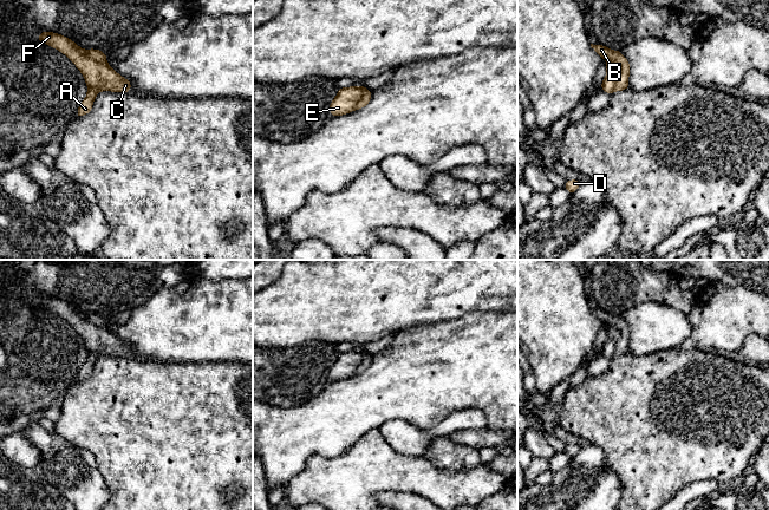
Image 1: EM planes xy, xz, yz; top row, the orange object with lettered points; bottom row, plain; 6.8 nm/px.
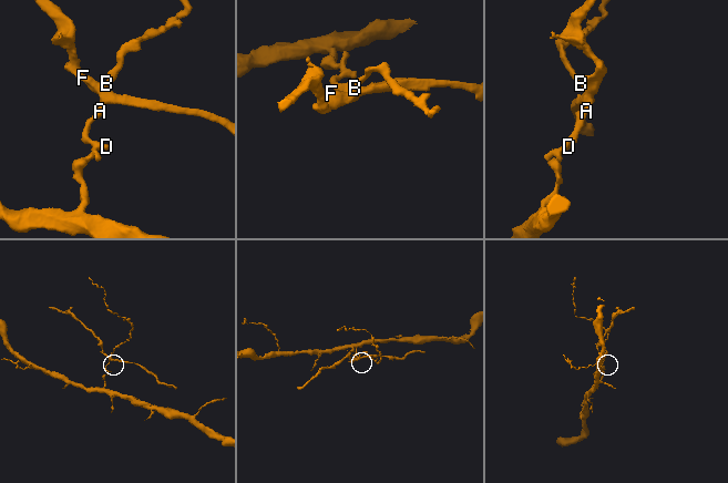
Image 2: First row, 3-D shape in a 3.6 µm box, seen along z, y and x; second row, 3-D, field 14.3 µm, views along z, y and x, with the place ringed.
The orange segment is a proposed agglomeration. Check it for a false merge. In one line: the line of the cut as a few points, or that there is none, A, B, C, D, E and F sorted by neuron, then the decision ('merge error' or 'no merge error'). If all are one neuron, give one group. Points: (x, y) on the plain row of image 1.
cut yz (608, 326), (613, 326), (619, 332), (619, 339), (613, 354); groups A B D / C E F; merge error

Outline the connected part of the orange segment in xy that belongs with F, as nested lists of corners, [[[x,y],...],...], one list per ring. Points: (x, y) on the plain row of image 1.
[[[41,296],[38,306],[64,318],[83,338],[87,351],[99,355],[129,358],[131,347],[118,339],[109,328],[100,328],[90,322],[85,314],[79,312],[71,303],[52,296]]]

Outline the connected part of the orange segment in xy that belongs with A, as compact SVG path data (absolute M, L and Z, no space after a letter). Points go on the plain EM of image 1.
M87 351L86 362L80 367L76 382L85 380L92 374L93 365L97 361L97 358L98 358L97 353Z

